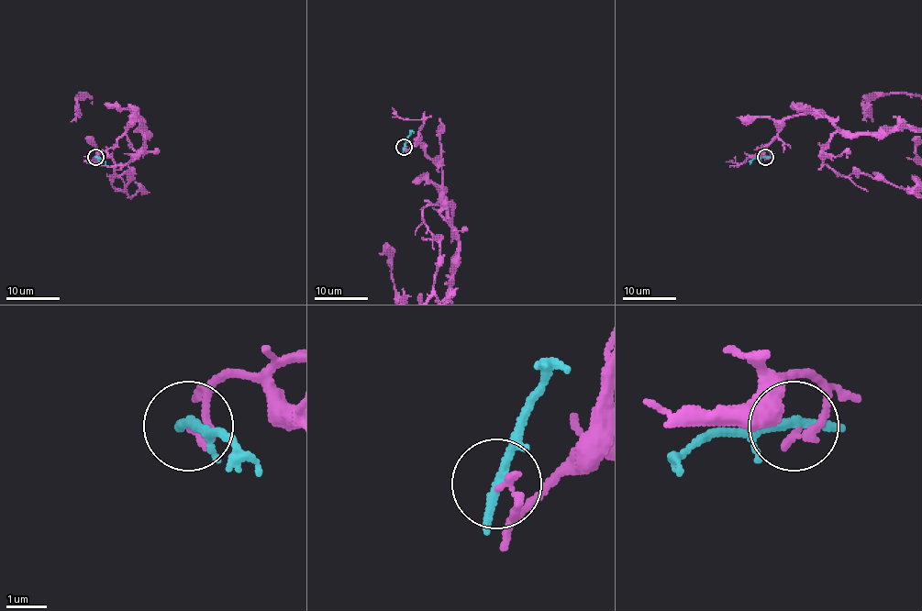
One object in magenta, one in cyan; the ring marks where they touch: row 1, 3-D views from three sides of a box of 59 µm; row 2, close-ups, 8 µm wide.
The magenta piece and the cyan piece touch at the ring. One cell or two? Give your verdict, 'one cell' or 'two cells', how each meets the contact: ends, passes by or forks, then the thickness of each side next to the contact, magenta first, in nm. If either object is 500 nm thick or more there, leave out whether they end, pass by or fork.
two cells; magenta ends; cyan ends; calibres 200 and 320 nm

